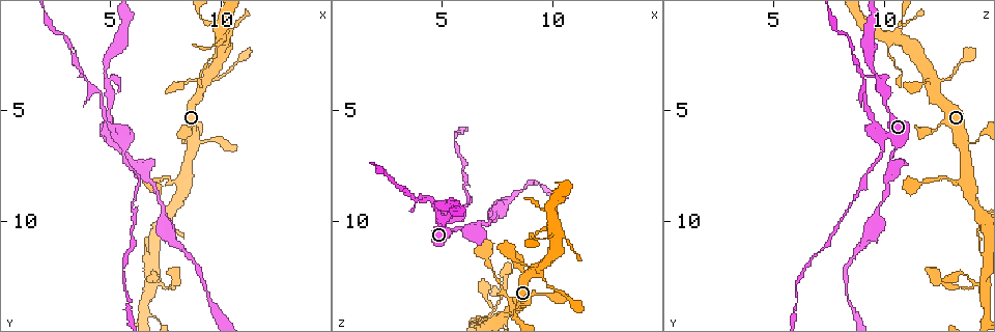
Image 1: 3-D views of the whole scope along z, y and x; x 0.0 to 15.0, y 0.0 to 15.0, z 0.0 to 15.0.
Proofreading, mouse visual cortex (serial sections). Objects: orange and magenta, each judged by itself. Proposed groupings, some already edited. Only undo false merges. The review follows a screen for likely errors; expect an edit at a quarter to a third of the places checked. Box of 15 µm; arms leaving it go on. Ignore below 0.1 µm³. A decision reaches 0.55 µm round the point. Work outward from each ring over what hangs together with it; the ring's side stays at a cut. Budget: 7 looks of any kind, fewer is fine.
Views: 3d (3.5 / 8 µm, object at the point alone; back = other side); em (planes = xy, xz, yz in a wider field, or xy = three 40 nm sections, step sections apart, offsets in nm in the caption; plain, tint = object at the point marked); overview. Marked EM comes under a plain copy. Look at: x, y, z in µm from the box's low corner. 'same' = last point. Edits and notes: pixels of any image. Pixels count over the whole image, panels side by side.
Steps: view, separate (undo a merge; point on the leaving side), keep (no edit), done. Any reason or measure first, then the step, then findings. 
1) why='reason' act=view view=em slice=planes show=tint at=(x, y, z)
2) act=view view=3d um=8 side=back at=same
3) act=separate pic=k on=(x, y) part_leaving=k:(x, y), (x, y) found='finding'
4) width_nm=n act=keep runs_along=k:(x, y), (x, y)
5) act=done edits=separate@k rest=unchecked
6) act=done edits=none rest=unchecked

act=view view=3d um=3.5 at=(5.5, 6.2, 9.8)

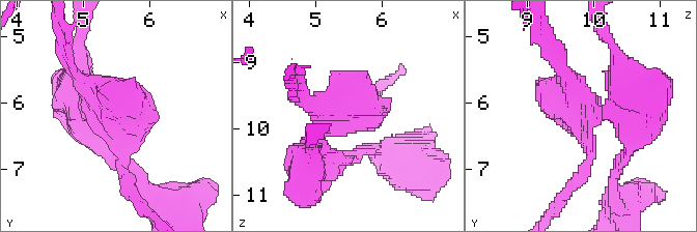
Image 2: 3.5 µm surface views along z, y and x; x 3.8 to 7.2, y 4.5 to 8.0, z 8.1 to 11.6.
act=view view=em slice=planes show=tint at=(5.35, 6.25, 9.75)

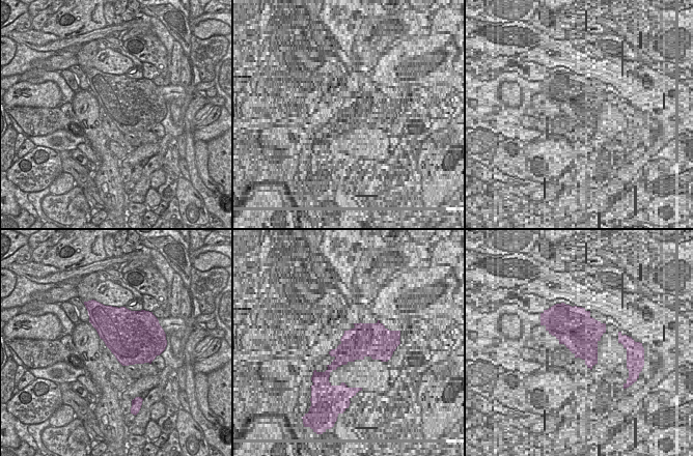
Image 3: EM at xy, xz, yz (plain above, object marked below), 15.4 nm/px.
act=separate pic=2 on=(330, 117) part_leaving=2:(332, 122), (357, 109) found='two cells meet here'

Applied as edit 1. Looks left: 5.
why='redraw' act=view view=overview

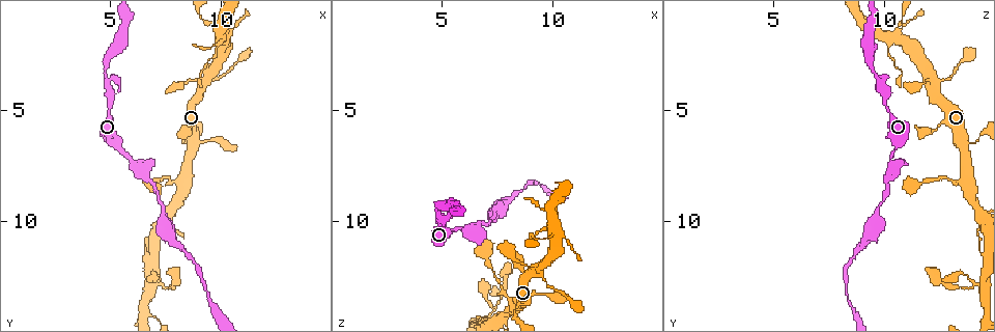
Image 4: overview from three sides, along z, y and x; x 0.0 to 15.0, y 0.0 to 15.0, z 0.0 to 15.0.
why='sharp bend' act=view view=3d um=8 at=(8.6, 6.6, 13.5)

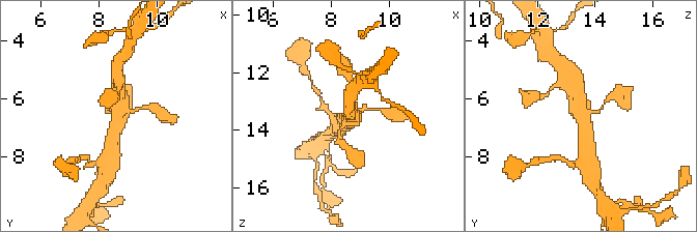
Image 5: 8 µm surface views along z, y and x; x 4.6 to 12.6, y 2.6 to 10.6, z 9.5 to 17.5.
arms=4 arm_widths_nm=100,150,350,500 act=view view=em slice=xy step=5 show=tint at=(8.7, 6.6, 13.5)

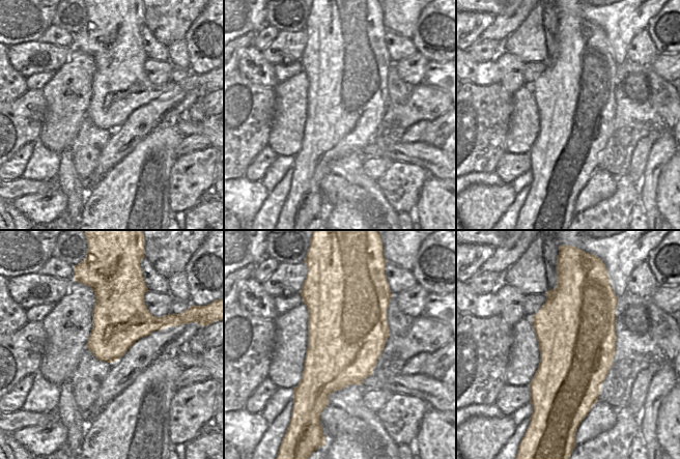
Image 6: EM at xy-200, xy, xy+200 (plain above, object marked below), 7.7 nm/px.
width_nm=600 act=keep runs_along=5:(574, 80), (586, 124), (586, 137) found='one cell here'

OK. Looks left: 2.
why='thick turns thin' act=view view=3d um=8 side=back at=(7.2, 12.4, 13.8)

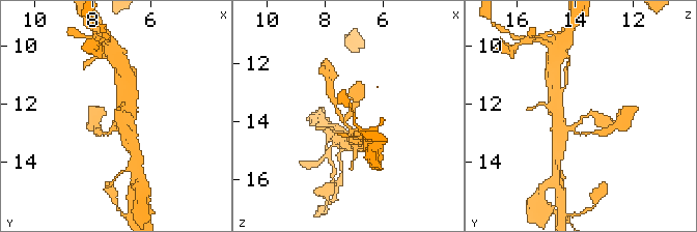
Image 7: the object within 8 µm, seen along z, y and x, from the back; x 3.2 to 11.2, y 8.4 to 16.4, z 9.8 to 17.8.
arms=3 arm_widths_nm=150,250,300 why='shape alone is not enough' act=view view=em slice=xy step=5 show=tint at=(7.2, 12.5, 13.7)

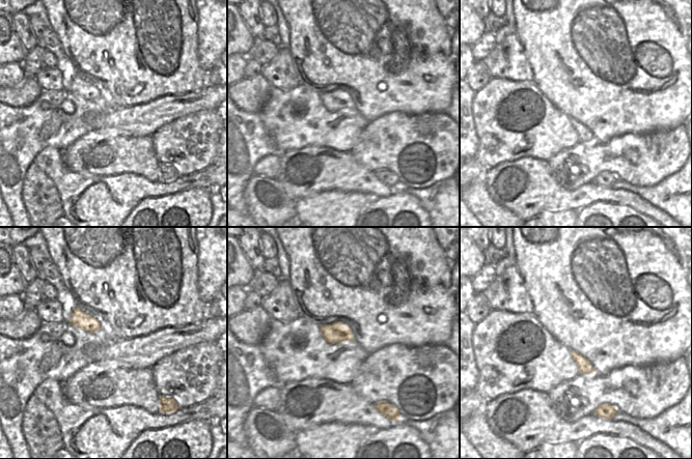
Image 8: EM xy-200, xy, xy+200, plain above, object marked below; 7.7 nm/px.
act=keep runs_along=7:(559, 124), (570, 128), (591, 113), (604, 121) found='one cell here'

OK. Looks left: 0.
act=done edits=separate@2 rest=unchecked

